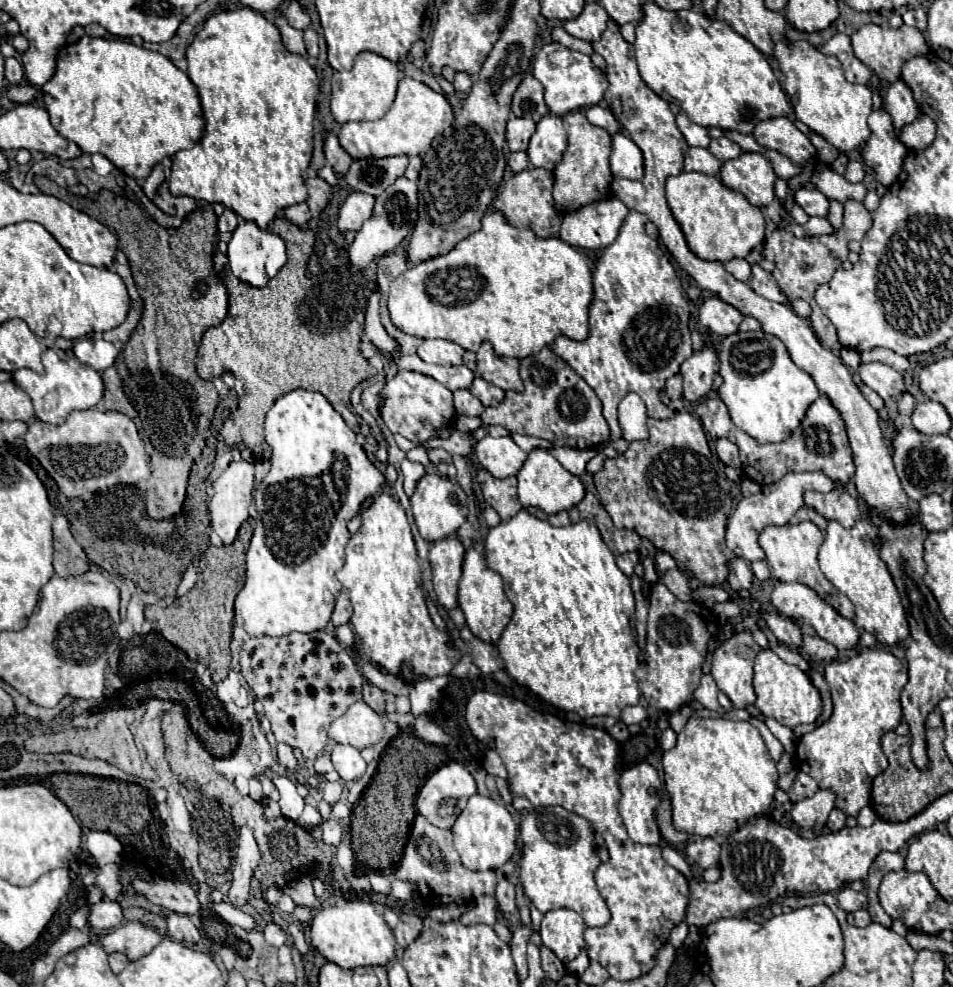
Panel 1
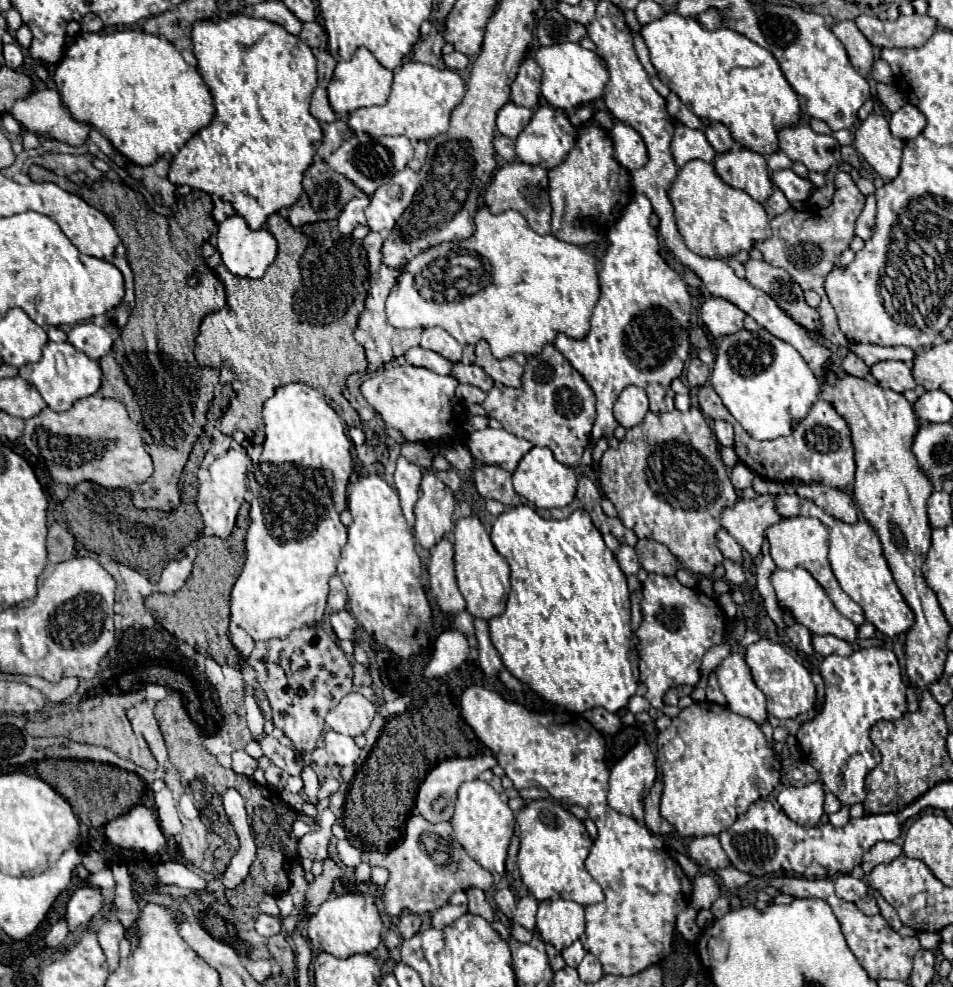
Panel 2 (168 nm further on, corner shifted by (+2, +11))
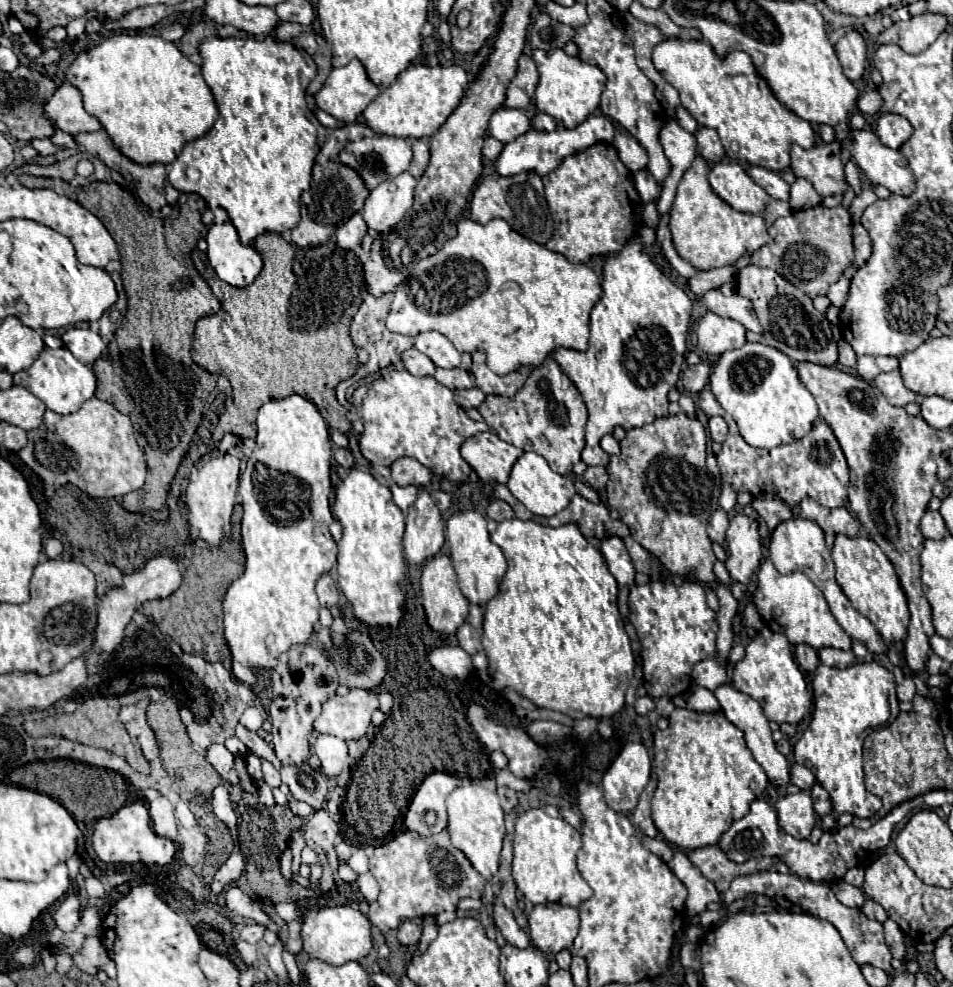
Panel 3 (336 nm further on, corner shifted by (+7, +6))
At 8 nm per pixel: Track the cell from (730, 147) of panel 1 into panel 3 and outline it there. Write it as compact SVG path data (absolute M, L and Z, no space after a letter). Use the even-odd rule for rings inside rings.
M700 127L696 133L694 133L696 141L698 141L698 153L708 159L710 163L718 163L722 161L724 157L724 147L720 143L720 137L714 129L710 127Z

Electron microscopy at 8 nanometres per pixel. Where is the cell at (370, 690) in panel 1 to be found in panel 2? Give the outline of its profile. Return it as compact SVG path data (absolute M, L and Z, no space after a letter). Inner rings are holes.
M353 662L353 684L355 686L371 686L371 674L369 674L367 666Z

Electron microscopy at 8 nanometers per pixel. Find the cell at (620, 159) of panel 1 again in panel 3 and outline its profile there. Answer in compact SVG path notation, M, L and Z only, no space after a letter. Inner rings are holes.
M616 133L612 145L616 147L620 161L626 165L626 169L630 169L630 173L636 173L638 169L644 169L648 165L648 155L644 147L632 135Z

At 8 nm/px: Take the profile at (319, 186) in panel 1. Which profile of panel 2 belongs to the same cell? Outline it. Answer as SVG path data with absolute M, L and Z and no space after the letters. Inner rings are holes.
M315 162L305 172L303 188L319 220L335 220L351 198L365 196L351 180L331 170L327 162Z

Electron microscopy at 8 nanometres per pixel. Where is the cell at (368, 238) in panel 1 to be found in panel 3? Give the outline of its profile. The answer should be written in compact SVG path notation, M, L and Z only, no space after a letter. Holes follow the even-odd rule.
M404 171L370 191L362 209L362 217L368 229L374 229L376 233L392 229L410 211L414 201L414 187L416 179Z

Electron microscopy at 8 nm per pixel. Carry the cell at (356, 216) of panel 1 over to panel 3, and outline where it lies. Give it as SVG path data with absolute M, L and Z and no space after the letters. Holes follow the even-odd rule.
M354 213L344 225L336 229L336 243L342 249L354 249L362 243L364 235L366 235L366 223L360 213Z

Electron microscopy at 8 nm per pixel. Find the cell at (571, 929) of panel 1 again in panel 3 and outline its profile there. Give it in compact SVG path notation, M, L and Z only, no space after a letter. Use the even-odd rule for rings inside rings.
M560 903L534 905L528 915L530 939L542 953L558 953L570 949L578 935L578 909Z

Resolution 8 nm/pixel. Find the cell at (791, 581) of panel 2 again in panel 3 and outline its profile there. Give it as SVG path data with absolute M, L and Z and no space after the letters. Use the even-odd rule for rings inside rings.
M766 559L758 571L758 589L754 593L754 603L766 623L766 627L774 629L788 637L790 643L808 643L814 649L822 647L836 647L850 651L852 639L848 633L838 625L834 615L828 609L828 603L822 591L800 571L782 575L774 569L774 565Z

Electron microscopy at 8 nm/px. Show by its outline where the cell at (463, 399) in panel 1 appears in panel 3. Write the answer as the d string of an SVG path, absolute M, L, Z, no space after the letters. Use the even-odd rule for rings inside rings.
M474 387L474 389L464 389L464 391L454 391L454 397L458 405L462 405L464 409L470 409L470 407L480 407L486 395Z

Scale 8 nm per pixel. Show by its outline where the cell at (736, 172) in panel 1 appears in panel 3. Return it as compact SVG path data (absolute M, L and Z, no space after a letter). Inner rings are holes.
M740 161L716 163L708 173L708 181L714 193L738 211L760 215L770 201L770 195L754 183Z

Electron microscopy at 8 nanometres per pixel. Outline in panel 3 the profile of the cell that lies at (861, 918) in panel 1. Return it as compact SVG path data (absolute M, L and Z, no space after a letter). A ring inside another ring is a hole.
M866 899L866 901L864 901L864 905L862 905L862 913L864 913L866 917L870 917L870 919L880 921L880 923L888 919L886 911L884 911L876 901L872 901L872 899Z

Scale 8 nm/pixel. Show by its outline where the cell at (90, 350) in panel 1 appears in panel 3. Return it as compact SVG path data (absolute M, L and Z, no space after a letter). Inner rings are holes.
M70 327L62 335L62 341L64 341L64 347L70 349L72 355L88 367L94 365L94 361L106 349L106 345L104 345L104 341L100 339L98 333L94 333L90 329L80 329L80 327Z

